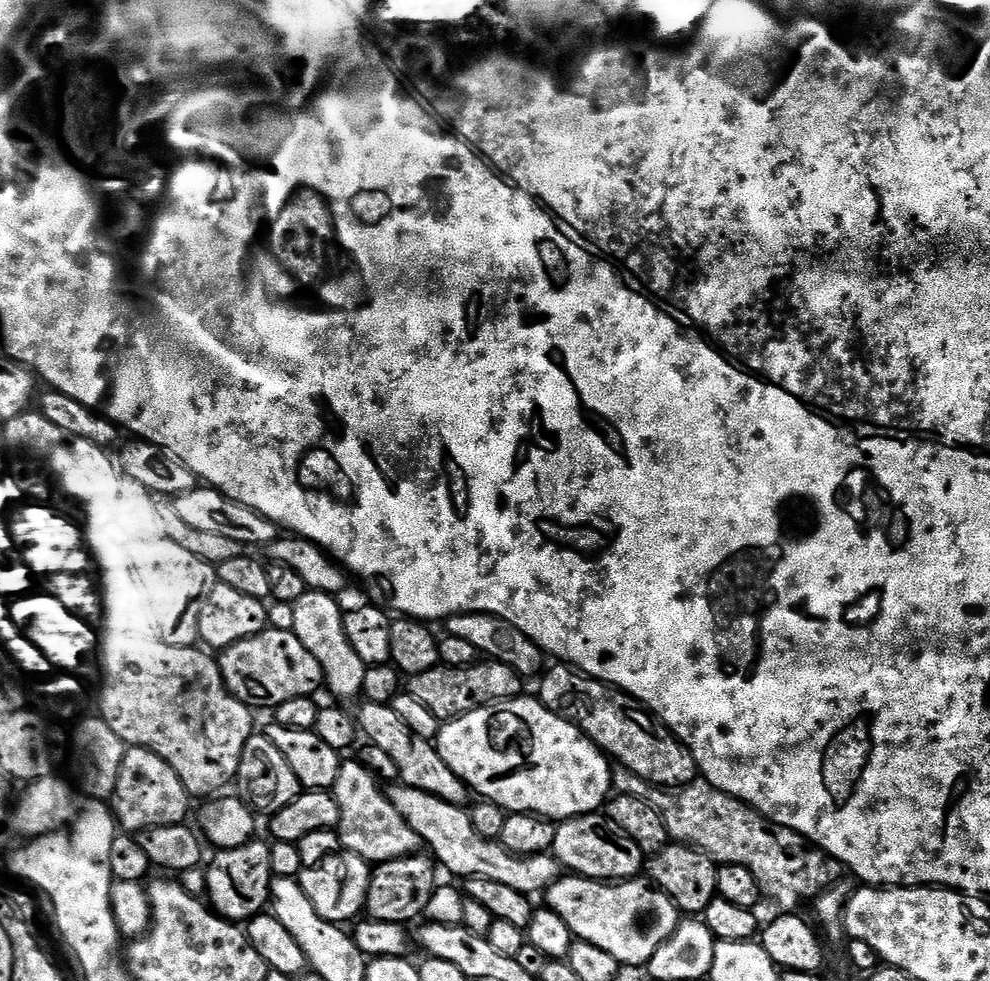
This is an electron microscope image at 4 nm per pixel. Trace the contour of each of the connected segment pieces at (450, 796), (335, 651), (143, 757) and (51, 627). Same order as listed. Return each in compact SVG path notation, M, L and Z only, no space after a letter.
M364 702L361 705L360 712L358 711L359 731L363 735L364 732L368 735L367 743L371 747L383 750L390 754L390 758L394 758L394 763L398 765L400 771L399 783L418 790L426 790L451 804L464 806L469 803L468 785L462 782L462 778L458 778L458 774L454 774L454 770L450 770L450 766L446 766L446 762L442 762L440 751L433 741L418 738L418 734L414 734L414 730L410 730L410 726L402 722L401 716L393 710L391 704Z
M309 591L298 598L294 604L294 632L298 642L318 658L318 666L322 666L324 684L334 695L337 701L348 702L355 696L359 697L364 691L366 682L366 670L369 665L358 658L358 653L354 646L350 646L350 638L346 638L346 626L344 625L345 609L340 608L340 604L335 595L330 592Z
M129 747L118 770L118 786L110 797L114 819L125 833L135 834L154 826L183 824L189 818L190 797L182 778L158 754L145 748Z
M51 594L36 595L18 596L11 601L14 622L24 631L26 638L30 638L30 642L34 642L34 646L38 646L38 650L42 650L46 658L50 658L53 669L88 678L98 668L98 635L92 629L95 627L81 616L66 610L66 606L62 606L62 602L58 602L58 598Z

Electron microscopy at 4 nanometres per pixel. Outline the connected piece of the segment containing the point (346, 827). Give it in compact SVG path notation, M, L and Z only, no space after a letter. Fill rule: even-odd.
M345 759L338 770L338 778L330 790L335 796L340 810L340 846L345 852L353 852L375 866L403 856L411 856L421 851L422 845L418 834L406 826L402 814L394 810L388 800L387 791L381 781L359 759Z

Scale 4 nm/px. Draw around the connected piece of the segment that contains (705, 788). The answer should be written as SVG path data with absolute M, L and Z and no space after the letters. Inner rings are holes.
M613 767L613 789L621 796L650 802L662 814L669 837L677 844L700 849L717 865L746 866L758 882L761 893L781 904L781 909L796 910L799 904L815 901L835 880L845 875L844 865L810 843L802 834L776 824L738 798L715 788L709 780L698 778L682 789L659 788L638 778L629 768Z

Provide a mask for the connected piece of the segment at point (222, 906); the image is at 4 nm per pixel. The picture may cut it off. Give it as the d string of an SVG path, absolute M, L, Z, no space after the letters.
M253 838L237 848L226 848L215 853L205 871L206 900L217 916L233 922L247 922L269 907L272 895L271 847L260 838Z

